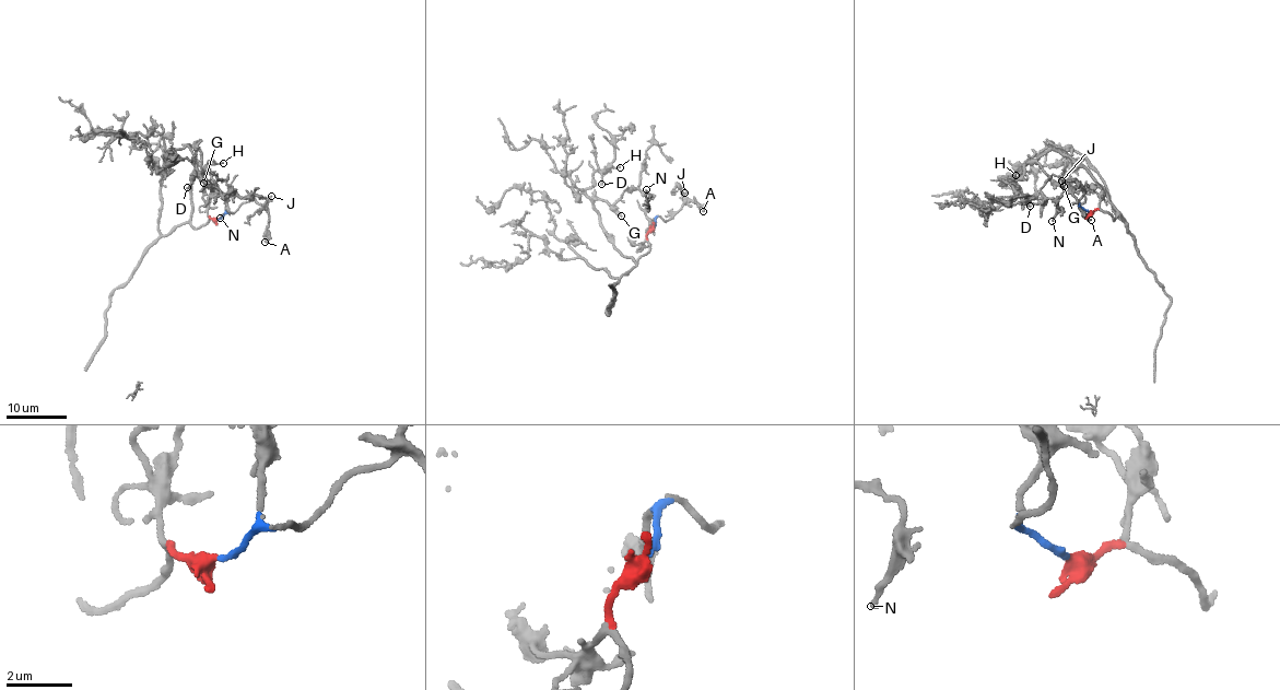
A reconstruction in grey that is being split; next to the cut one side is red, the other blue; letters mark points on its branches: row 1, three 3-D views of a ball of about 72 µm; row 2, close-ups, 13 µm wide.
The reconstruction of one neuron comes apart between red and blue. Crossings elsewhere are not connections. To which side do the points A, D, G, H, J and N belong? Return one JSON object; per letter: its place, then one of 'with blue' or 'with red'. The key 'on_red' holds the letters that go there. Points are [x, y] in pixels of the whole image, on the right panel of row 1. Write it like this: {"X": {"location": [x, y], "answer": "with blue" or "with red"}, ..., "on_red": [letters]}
{"A": {"location": [1091, 220], "answer": "with blue"}, "D": {"location": [1030, 206], "answer": "with red"}, "G": {"location": [1064, 186], "answer": "with red"}, "H": {"location": [1016, 175], "answer": "with red"}, "J": {"location": [1061, 180], "answer": "with blue"}, "N": {"location": [1052, 221], "answer": "with red"}, "on_red": ["D", "G", "H", "N"]}

